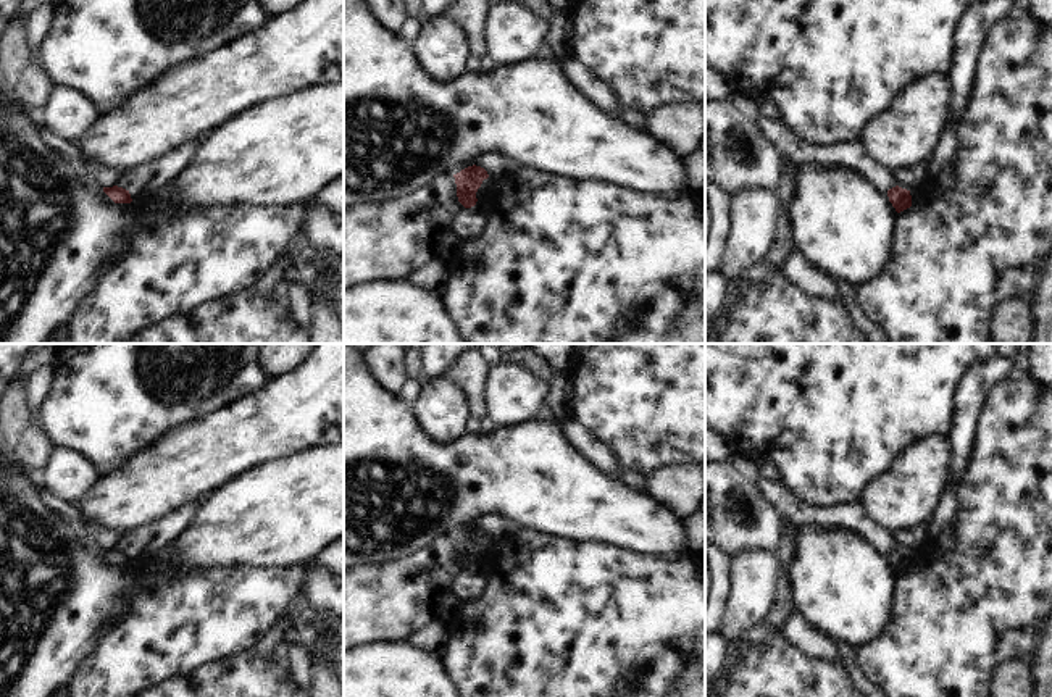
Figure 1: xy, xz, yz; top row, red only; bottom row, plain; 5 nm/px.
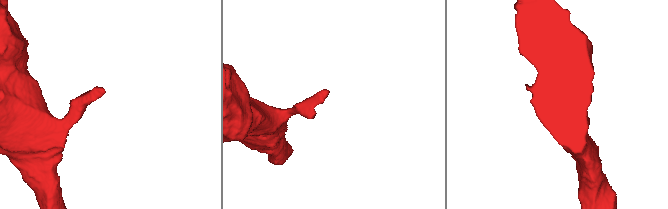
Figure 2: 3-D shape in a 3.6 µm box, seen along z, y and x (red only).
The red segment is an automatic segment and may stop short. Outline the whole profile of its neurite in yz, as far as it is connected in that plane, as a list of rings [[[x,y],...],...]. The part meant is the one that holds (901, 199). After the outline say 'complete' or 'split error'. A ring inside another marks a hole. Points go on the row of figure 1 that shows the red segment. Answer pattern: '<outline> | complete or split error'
[[[895,186],[887,190],[887,197],[897,213],[912,207],[912,195],[907,189]]] | complete

